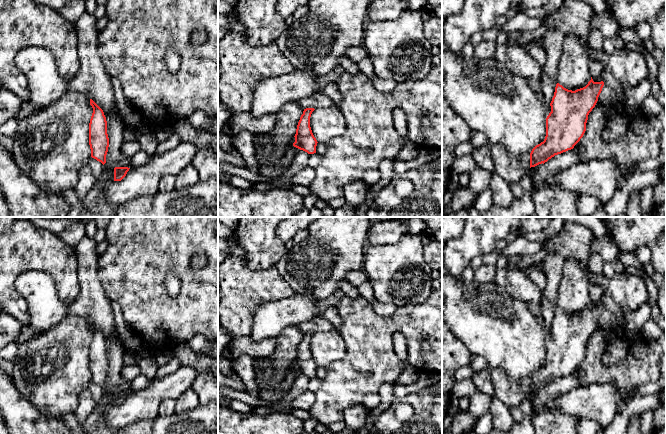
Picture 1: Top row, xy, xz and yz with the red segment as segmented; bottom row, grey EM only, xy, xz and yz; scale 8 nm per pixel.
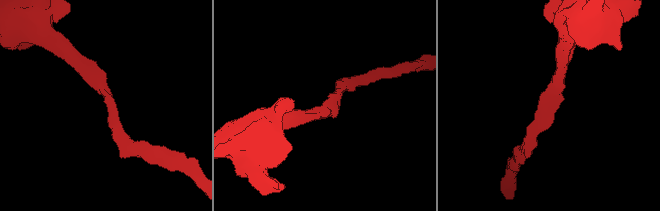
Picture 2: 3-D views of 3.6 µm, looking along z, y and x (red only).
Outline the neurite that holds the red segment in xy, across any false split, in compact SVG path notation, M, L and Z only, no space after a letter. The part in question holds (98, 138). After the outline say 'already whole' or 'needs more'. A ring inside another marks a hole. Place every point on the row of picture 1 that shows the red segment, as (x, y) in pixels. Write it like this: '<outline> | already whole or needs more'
M90 99L90 105L93 108L89 123L91 157L104 165L109 147L107 121L103 110L92 99Z | already whole

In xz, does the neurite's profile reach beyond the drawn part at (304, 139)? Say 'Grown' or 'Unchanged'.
Unchanged

